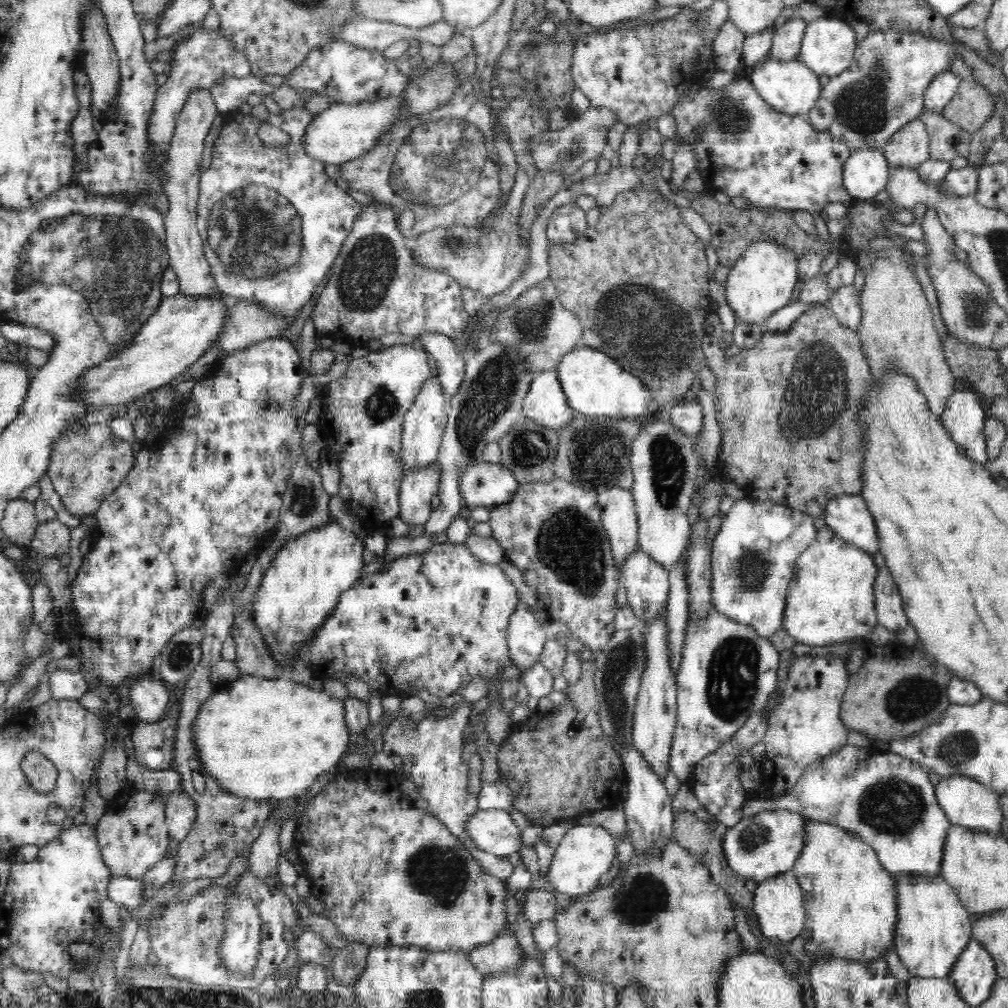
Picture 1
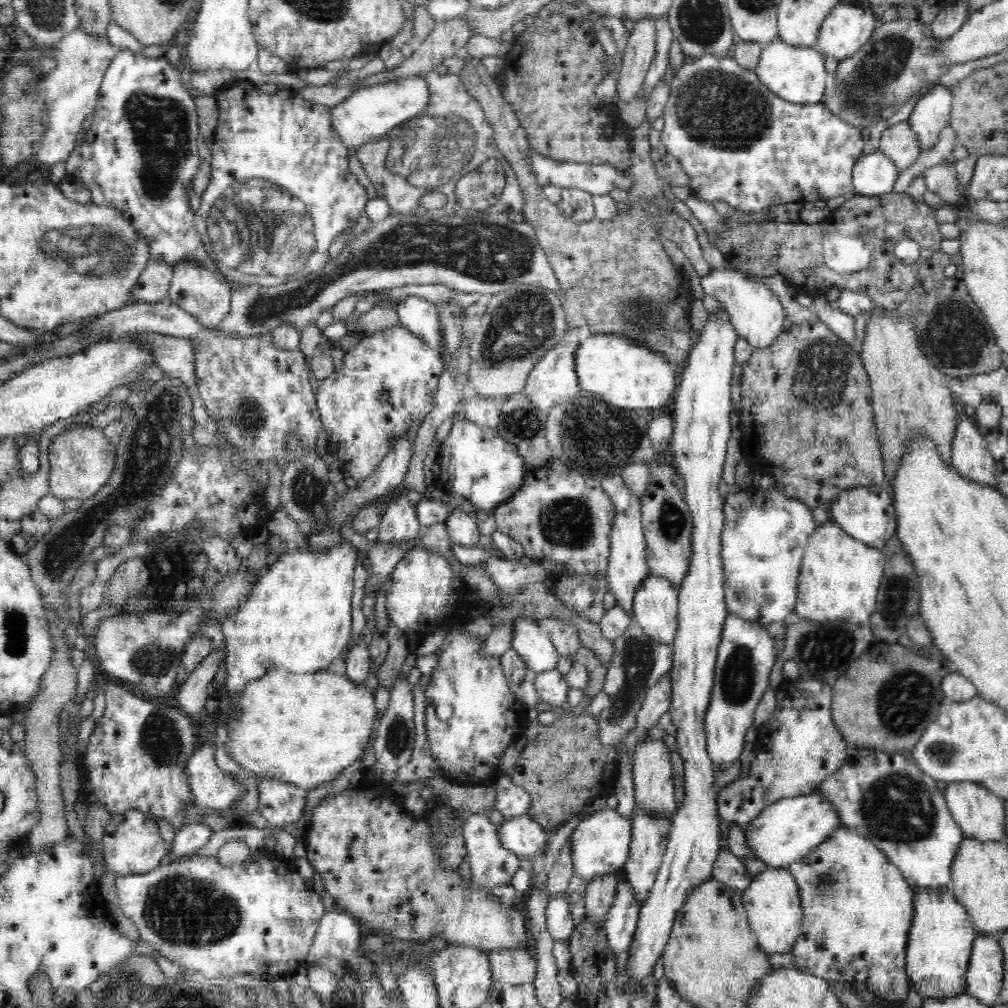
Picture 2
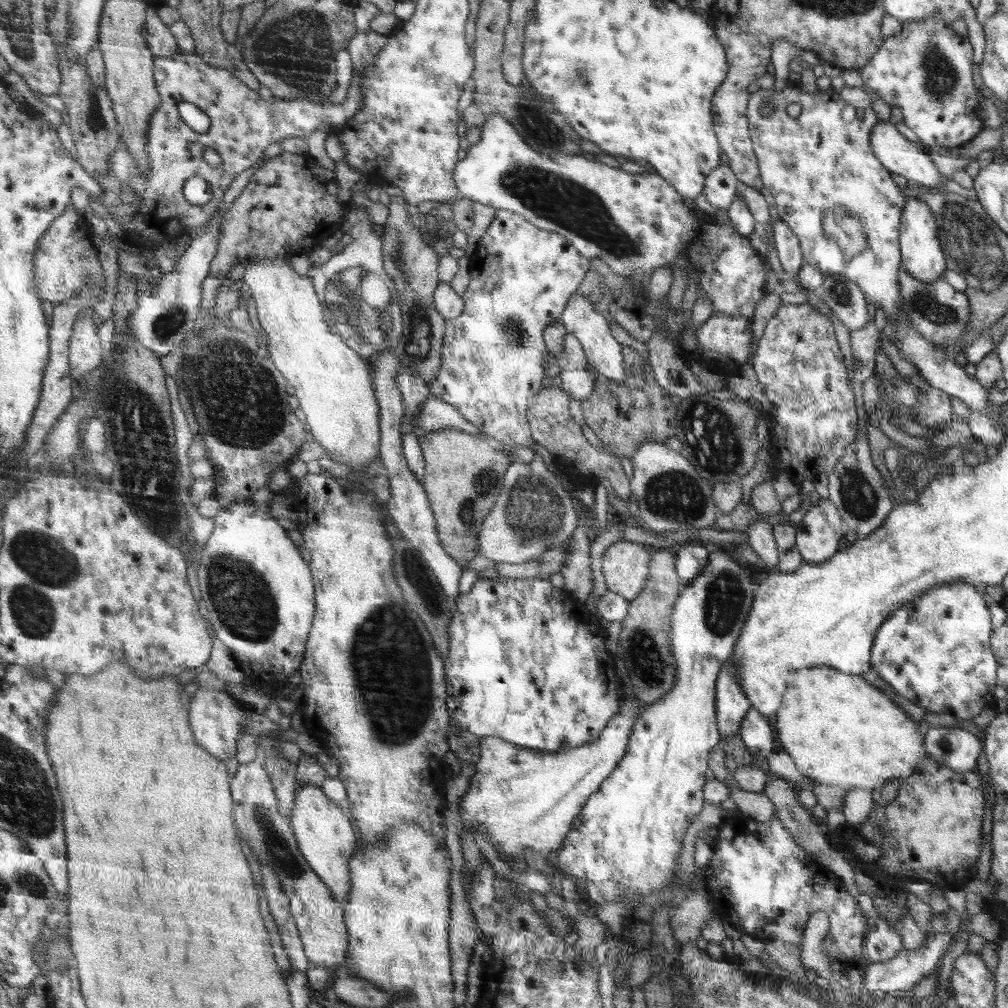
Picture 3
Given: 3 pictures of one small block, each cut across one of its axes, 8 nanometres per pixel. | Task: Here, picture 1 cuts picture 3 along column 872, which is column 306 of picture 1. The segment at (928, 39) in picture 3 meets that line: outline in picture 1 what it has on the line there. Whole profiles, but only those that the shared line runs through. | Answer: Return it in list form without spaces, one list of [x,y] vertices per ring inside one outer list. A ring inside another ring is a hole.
[[[340,40],[327,42],[326,45],[319,46],[319,48],[312,50],[312,52],[307,54],[306,60],[304,60],[304,62],[302,62],[302,64],[300,64],[300,66],[298,66],[296,70],[292,71],[289,75],[284,75],[284,80],[285,80],[286,86],[293,88],[294,90],[297,90],[298,92],[304,91],[309,96],[313,96],[313,97],[318,97],[318,96],[328,97],[332,105],[338,105],[341,103],[354,103],[354,104],[364,103],[364,102],[370,103],[370,102],[373,102],[373,100],[378,99],[378,97],[382,99],[388,99],[389,96],[400,95],[403,91],[406,90],[407,84],[409,83],[408,76],[405,76],[402,73],[402,71],[398,69],[398,66],[396,65],[396,61],[394,59],[390,60],[384,57],[382,55],[382,51],[370,50],[364,47],[360,48],[354,44],[350,44],[346,41],[340,41]]]

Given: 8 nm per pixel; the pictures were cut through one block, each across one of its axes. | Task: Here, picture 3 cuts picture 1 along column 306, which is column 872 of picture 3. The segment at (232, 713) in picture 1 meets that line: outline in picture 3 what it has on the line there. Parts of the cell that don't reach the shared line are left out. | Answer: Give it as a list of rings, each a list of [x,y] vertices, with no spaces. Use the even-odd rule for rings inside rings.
[[[822,665],[810,669],[800,669],[792,676],[791,680],[792,686],[788,686],[788,690],[786,690],[788,694],[784,694],[780,712],[778,712],[778,716],[776,716],[772,723],[777,734],[775,736],[776,742],[794,759],[795,765],[809,779],[818,783],[824,783],[824,785],[840,786],[846,792],[849,790],[866,790],[872,792],[872,790],[882,788],[888,778],[896,778],[899,783],[906,780],[906,778],[910,778],[915,773],[916,768],[918,768],[918,764],[923,764],[920,758],[924,756],[925,746],[922,746],[922,744],[926,744],[926,734],[920,734],[918,726],[914,724],[909,714],[890,700],[887,691],[868,682],[865,676],[844,674],[844,671]]]

